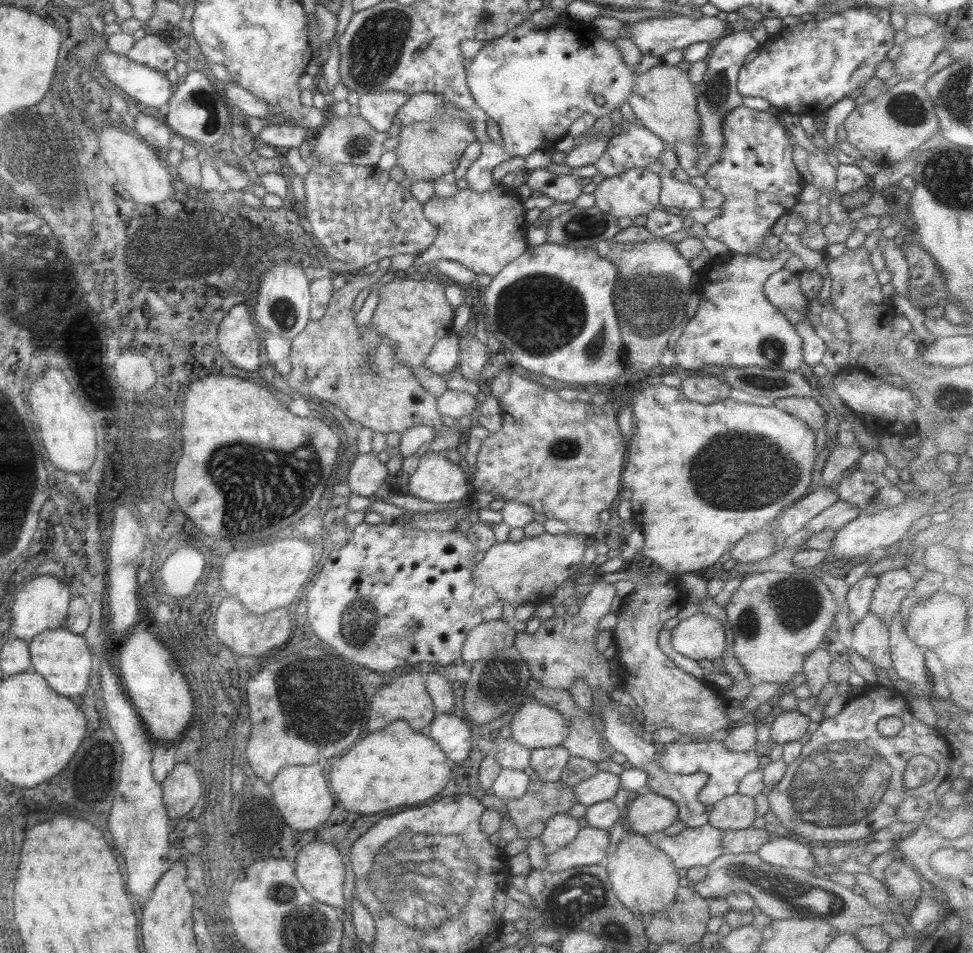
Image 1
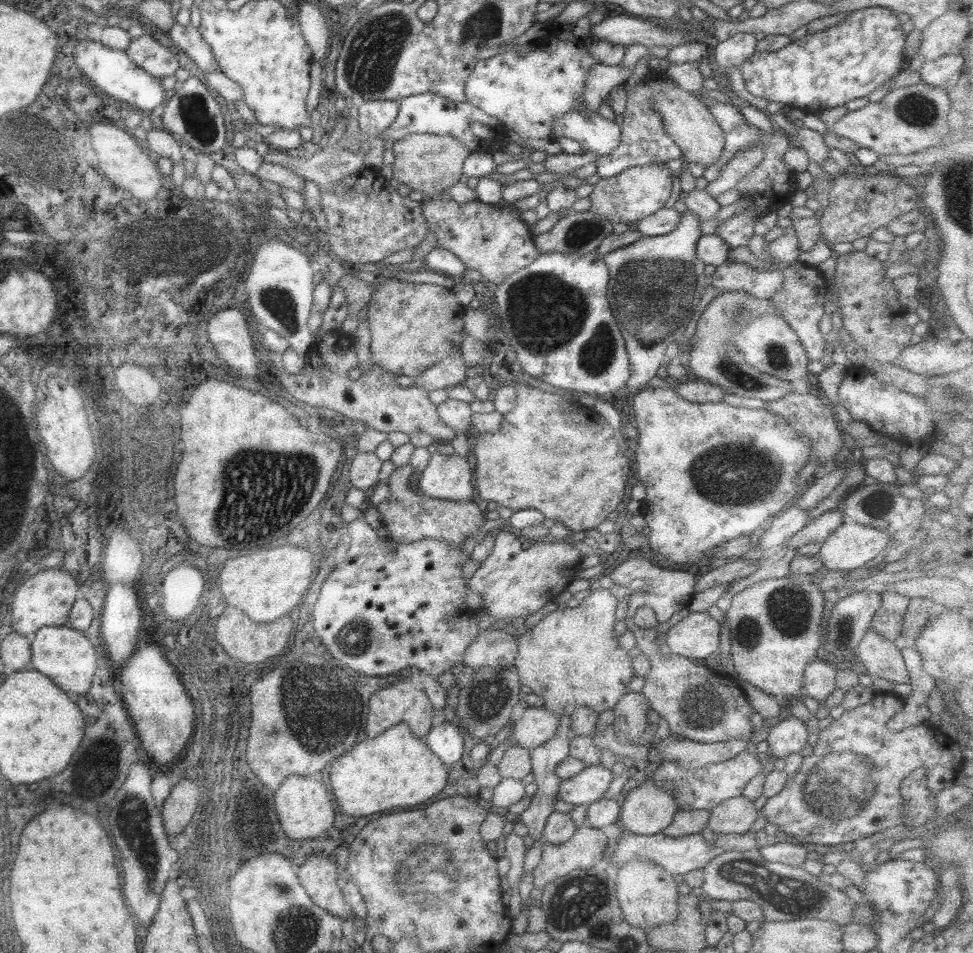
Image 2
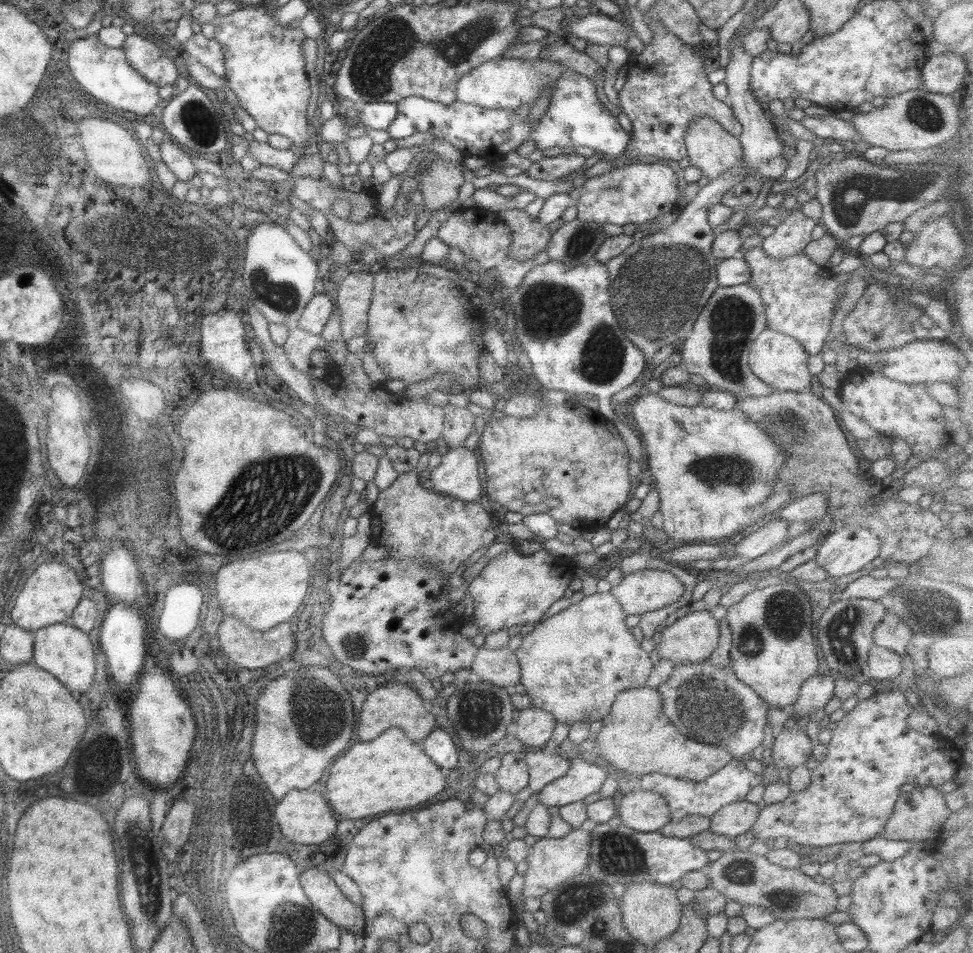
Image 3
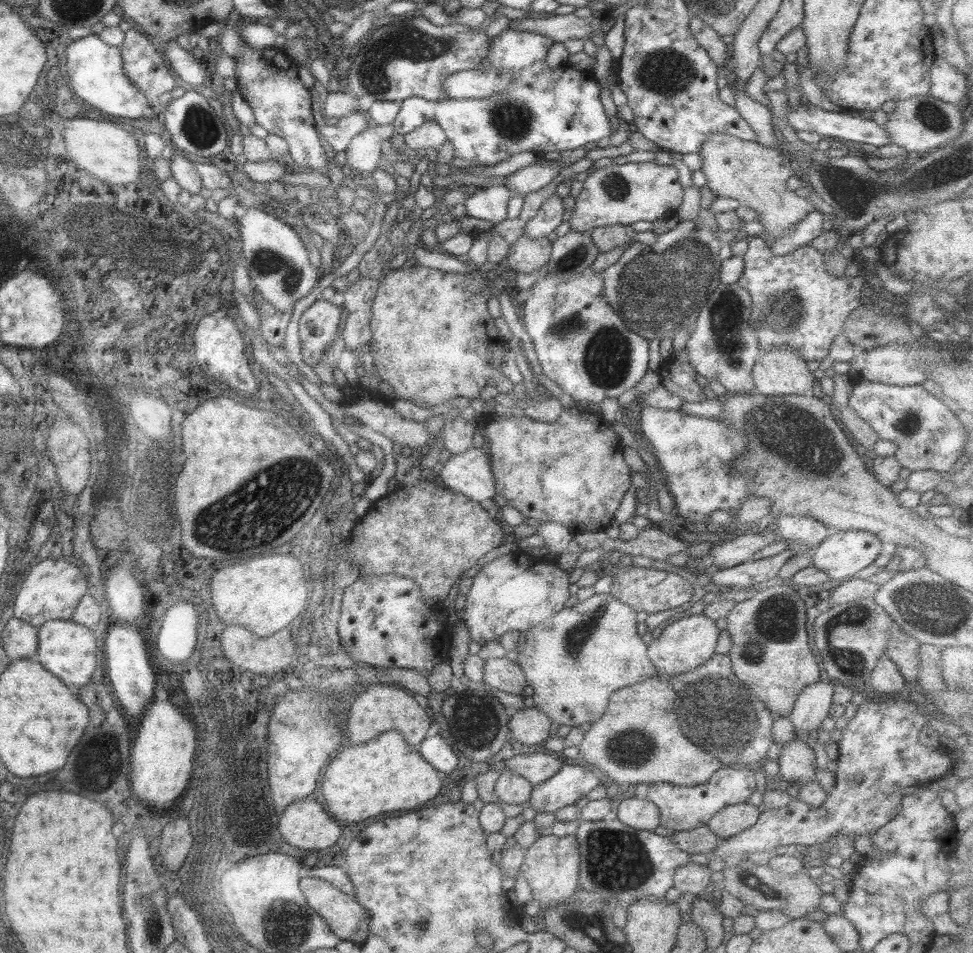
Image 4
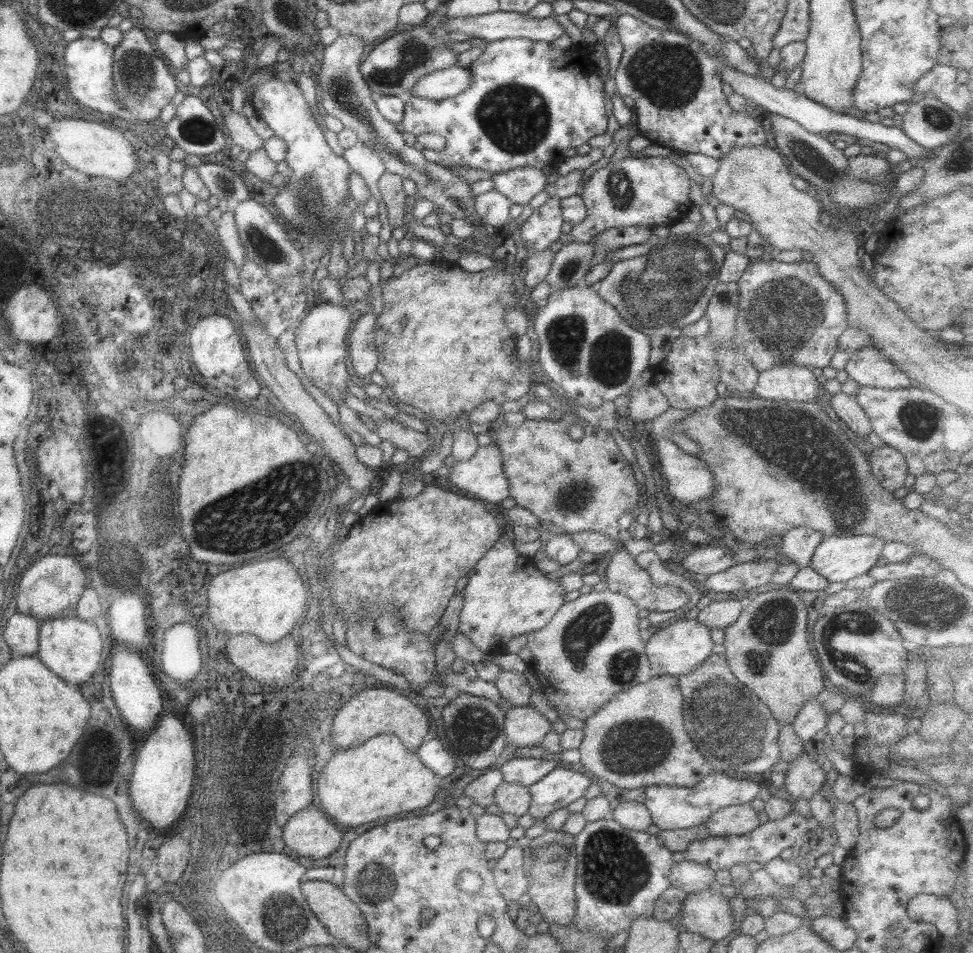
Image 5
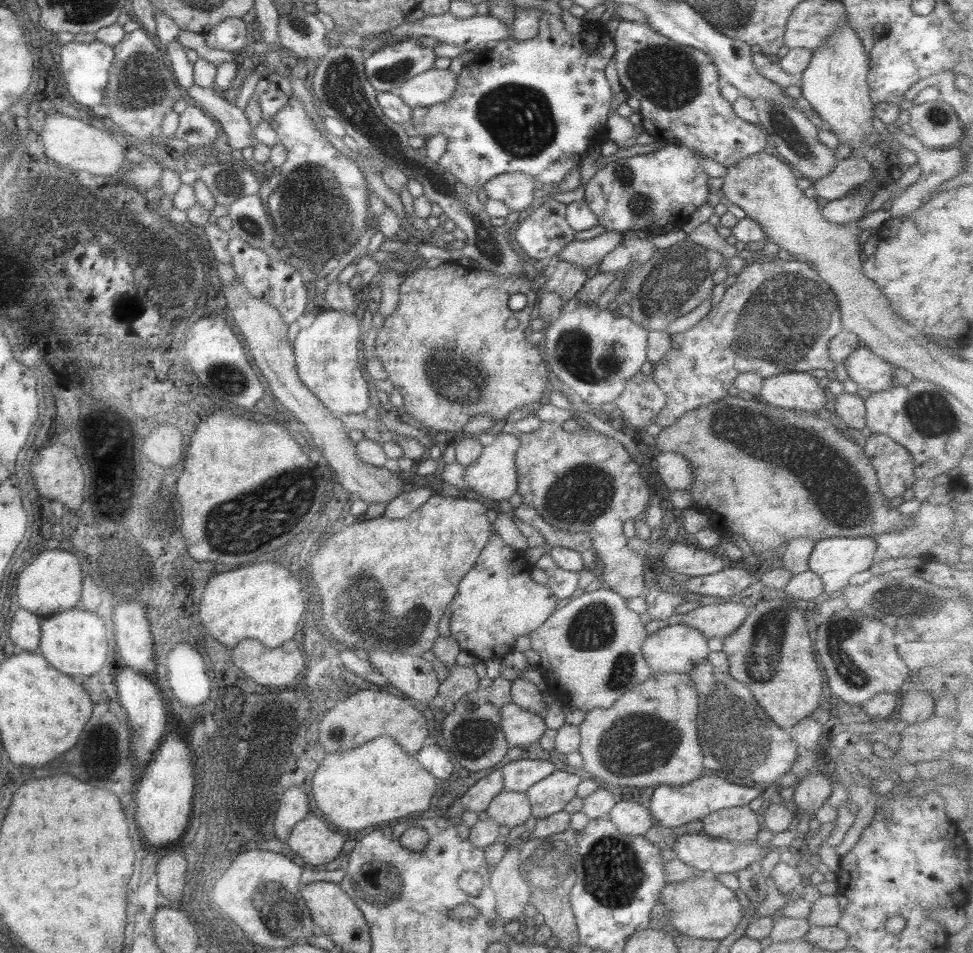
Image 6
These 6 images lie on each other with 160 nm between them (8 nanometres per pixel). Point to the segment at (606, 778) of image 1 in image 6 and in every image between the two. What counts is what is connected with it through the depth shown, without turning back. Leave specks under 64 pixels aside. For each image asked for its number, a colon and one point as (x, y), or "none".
2: (588, 785)
3: (581, 778)
4: (571, 782)
5: (558, 788)
6: (548, 796)

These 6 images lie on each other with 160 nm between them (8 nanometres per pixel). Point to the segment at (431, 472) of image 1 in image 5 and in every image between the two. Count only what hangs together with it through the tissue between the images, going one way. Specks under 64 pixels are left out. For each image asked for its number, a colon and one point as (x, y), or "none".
2: (447, 477)
3: (456, 475)
4: (468, 473)
5: (481, 476)

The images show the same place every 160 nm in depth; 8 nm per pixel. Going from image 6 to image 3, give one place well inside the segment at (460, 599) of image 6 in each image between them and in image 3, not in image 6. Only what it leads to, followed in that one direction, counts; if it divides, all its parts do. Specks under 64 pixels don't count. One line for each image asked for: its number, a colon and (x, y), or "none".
3: (512, 588)
4: (514, 592)
5: (504, 596)

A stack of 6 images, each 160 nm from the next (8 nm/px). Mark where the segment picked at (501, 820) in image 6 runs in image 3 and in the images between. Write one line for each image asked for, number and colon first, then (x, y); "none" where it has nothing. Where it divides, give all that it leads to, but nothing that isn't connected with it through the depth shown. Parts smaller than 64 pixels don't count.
3: (511, 775)
4: (509, 788)
5: (510, 798)

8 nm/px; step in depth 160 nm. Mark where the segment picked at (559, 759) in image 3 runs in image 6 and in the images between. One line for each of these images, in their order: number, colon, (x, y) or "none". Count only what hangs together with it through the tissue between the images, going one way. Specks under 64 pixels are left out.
4: (535, 767)
5: (525, 771)
6: (517, 776)

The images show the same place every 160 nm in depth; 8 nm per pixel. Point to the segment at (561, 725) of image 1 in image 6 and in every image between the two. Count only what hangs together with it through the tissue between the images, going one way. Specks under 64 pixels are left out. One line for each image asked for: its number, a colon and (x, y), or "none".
2: (536, 725)
3: (534, 726)
4: (528, 726)
5: (523, 726)
6: (520, 728)

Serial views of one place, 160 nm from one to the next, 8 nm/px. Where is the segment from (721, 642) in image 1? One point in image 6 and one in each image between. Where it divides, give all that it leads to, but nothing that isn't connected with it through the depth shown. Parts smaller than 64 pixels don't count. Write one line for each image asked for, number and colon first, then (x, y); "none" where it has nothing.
2: (695, 636)
3: (692, 638)
4: (682, 645)
5: (675, 648)
6: (677, 648)

